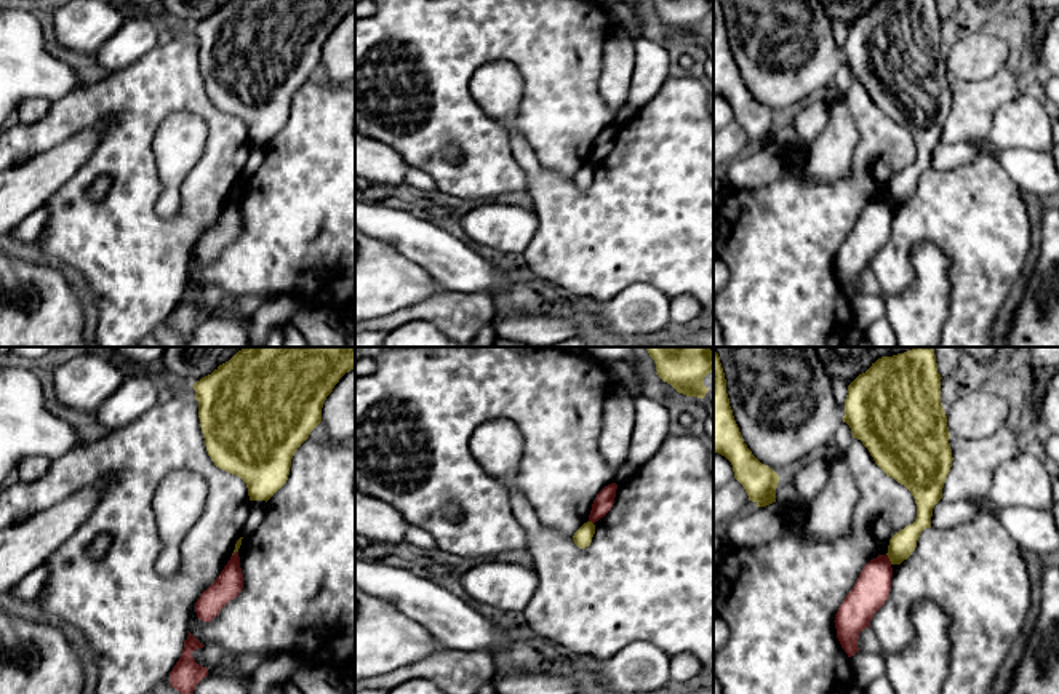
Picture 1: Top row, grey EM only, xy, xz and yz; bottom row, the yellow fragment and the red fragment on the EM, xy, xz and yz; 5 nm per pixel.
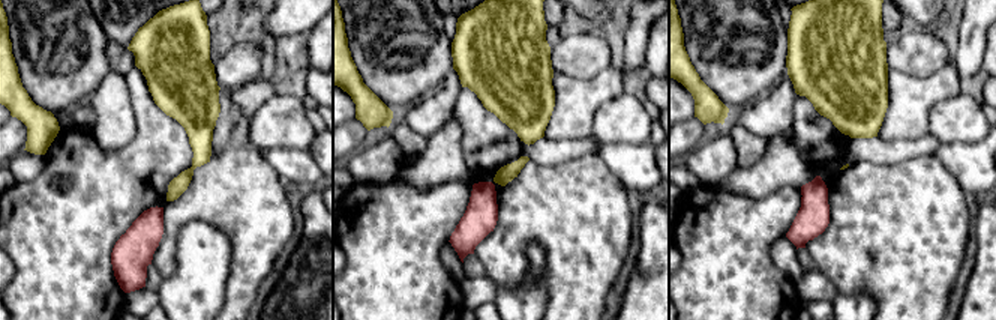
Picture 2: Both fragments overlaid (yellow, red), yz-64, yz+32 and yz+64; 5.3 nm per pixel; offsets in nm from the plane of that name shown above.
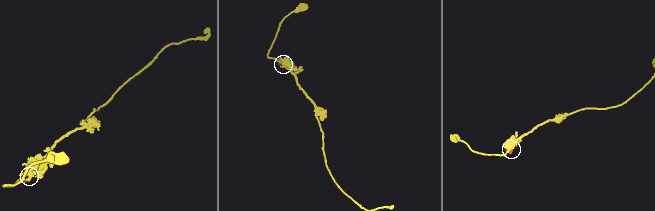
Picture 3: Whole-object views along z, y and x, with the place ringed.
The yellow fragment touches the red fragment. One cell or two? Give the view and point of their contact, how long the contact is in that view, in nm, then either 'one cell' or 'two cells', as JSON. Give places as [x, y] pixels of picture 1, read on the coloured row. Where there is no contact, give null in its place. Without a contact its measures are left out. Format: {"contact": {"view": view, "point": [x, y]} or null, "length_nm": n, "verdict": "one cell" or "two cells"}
{"contact": {"view": "yz", "point": [888, 557]}, "length_nm": 60, "verdict": "two cells"}

